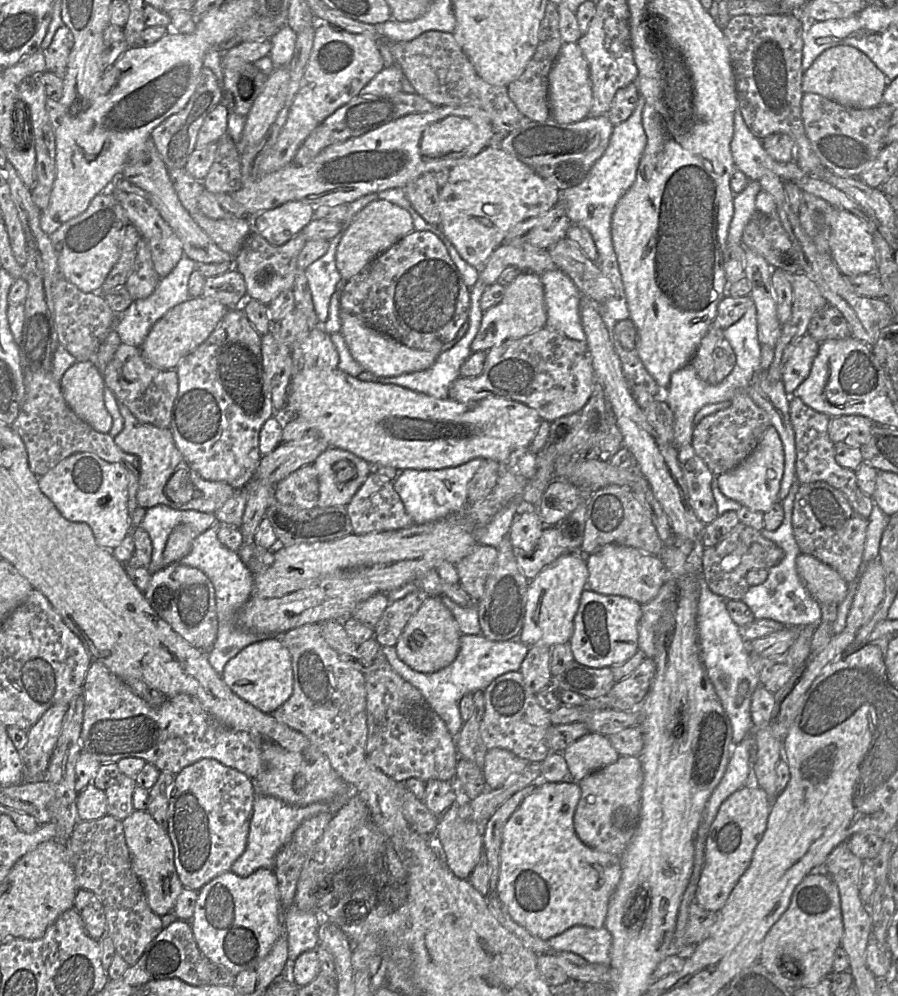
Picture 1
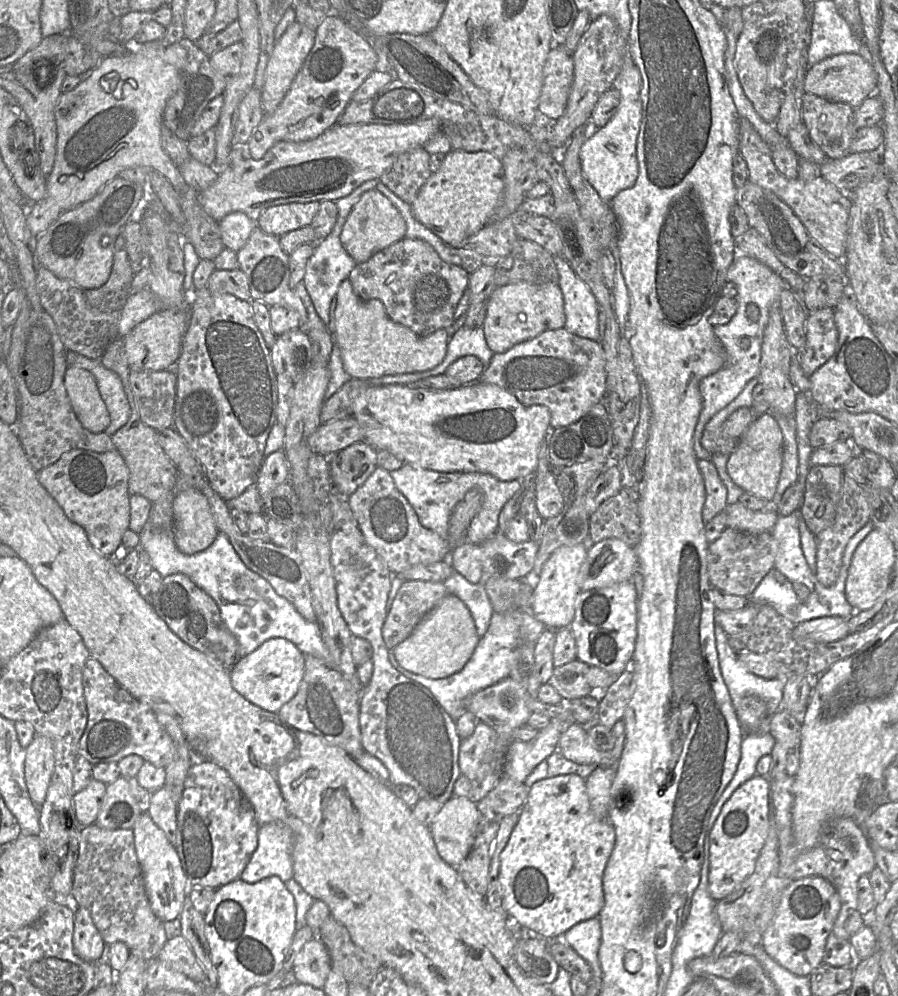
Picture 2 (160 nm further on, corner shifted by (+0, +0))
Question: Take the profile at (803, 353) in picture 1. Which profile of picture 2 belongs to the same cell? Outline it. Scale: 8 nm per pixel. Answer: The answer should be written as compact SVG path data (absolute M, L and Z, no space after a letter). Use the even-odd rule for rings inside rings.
M824 307L809 312L806 319L806 344L799 351L799 363L807 377L825 364L834 354L838 330L834 308Z

